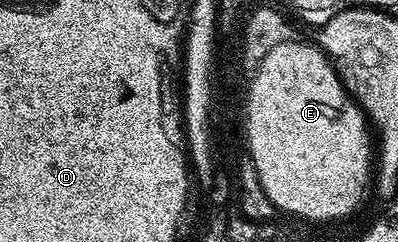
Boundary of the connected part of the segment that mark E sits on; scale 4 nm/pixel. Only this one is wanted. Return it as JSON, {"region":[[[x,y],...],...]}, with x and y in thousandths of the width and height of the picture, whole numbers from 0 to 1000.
{"region":[[[746,165],[724,169],[719,182],[693,190],[693,207],[673,207],[668,236],[648,252],[648,281],[613,401],[618,591],[626,599],[638,698],[648,711],[653,769],[701,880],[726,884],[731,897],[756,901],[771,917],[849,909],[857,893],[874,888],[907,835],[910,806],[925,793],[925,764],[935,744],[935,545],[910,450],[879,409],[879,384],[869,376],[857,314],[842,298],[839,269],[829,260],[819,219],[786,178],[779,178],[781,186],[764,178]]]}

